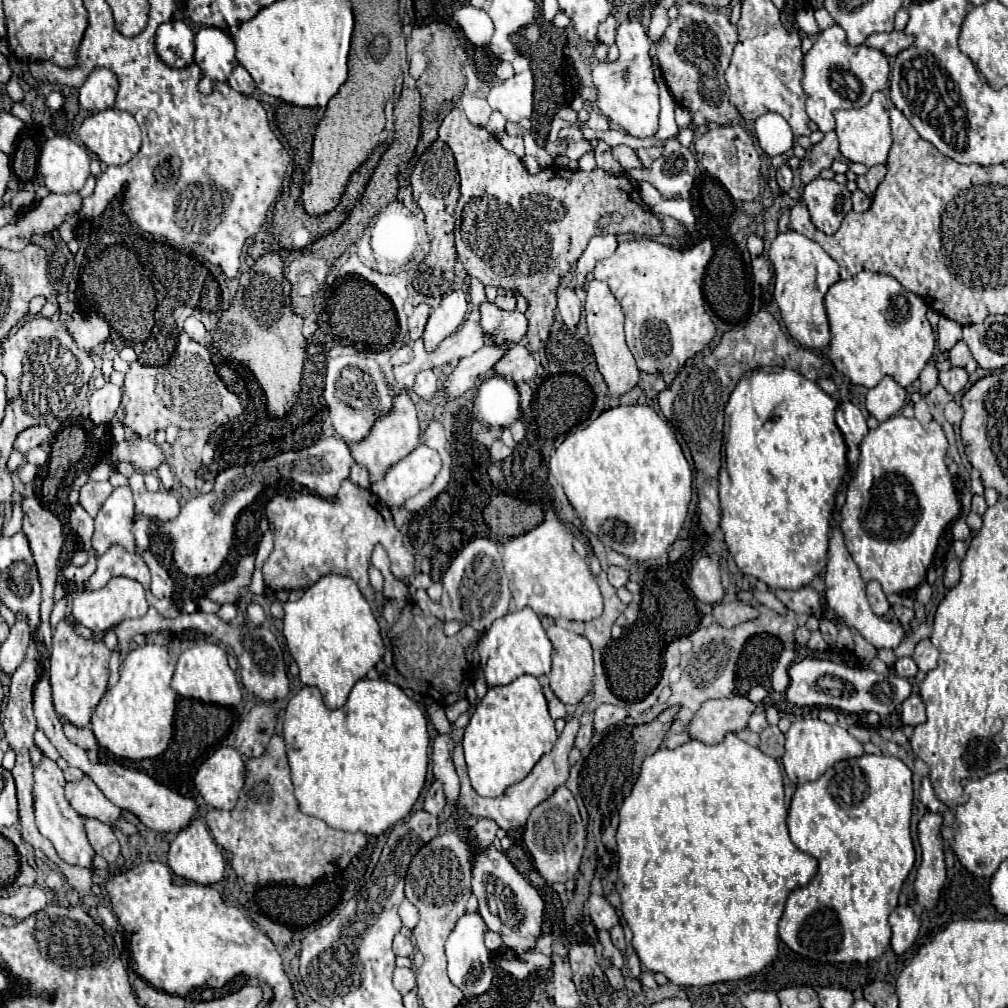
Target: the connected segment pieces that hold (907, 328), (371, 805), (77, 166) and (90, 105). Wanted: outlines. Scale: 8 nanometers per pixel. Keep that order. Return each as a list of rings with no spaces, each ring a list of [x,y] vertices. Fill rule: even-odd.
[[[860,271],[848,281],[834,283],[824,297],[824,305],[826,305],[826,313],[830,321],[830,337],[832,337],[830,353],[828,353],[830,361],[834,363],[836,371],[848,377],[854,385],[864,385],[872,389],[880,383],[884,375],[890,375],[892,379],[896,379],[900,387],[910,387],[934,353],[936,339],[926,319],[926,311],[928,311],[926,303],[918,295],[906,291],[890,275]]]
[[[360,679],[354,685],[346,705],[336,711],[330,711],[324,705],[316,687],[300,689],[286,707],[284,741],[300,811],[326,821],[334,829],[382,835],[412,811],[424,789],[430,745],[426,715],[420,705],[398,685],[384,679]]]
[[[56,135],[40,149],[38,173],[52,193],[78,193],[90,177],[90,153],[82,143]]]
[[[98,67],[88,75],[88,79],[82,83],[78,91],[80,105],[86,111],[94,111],[94,113],[110,109],[114,105],[116,91],[118,91],[116,75],[106,67]]]

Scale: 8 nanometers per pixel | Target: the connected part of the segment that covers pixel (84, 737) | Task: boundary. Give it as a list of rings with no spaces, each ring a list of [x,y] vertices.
[[[62,721],[62,729],[64,729],[64,733],[66,733],[66,737],[74,743],[74,745],[78,745],[78,747],[82,747],[82,749],[100,749],[100,745],[98,745],[98,741],[96,741],[96,737],[94,737],[94,733],[92,733],[92,729],[90,727],[74,727],[72,723],[68,723],[68,721]]]

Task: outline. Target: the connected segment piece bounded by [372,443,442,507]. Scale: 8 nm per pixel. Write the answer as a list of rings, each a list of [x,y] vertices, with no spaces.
[[[422,443],[410,455],[400,459],[400,463],[394,463],[384,473],[384,479],[372,483],[372,493],[388,507],[400,505],[426,489],[438,475],[440,467],[440,455]]]

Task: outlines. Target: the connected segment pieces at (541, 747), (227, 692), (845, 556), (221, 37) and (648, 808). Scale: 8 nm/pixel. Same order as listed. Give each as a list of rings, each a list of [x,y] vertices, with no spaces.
[[[520,675],[504,687],[490,687],[470,717],[462,739],[474,791],[482,797],[500,797],[506,787],[520,783],[534,769],[556,739],[554,719],[548,715],[542,685],[534,675]]]
[[[200,641],[192,649],[186,649],[178,657],[178,665],[172,677],[171,687],[180,697],[192,697],[204,703],[216,703],[222,707],[238,707],[242,699],[242,691],[238,687],[238,679],[234,671],[228,667],[226,651],[214,643]]]
[[[834,515],[836,519],[836,527],[832,531],[832,539],[830,539],[830,549],[828,549],[828,567],[826,567],[826,601],[828,607],[836,611],[836,615],[850,627],[854,627],[866,641],[870,641],[876,649],[896,649],[900,645],[900,641],[904,639],[904,629],[898,621],[890,621],[890,619],[882,619],[878,615],[872,613],[868,599],[866,599],[866,583],[862,581],[856,563],[852,561],[850,553],[844,547],[844,539],[842,533],[838,529],[838,521],[840,515]]]
[[[202,27],[196,35],[196,55],[198,67],[204,71],[198,89],[202,93],[212,91],[214,81],[226,81],[234,69],[234,41],[232,37],[216,27]]]
[[[734,733],[718,745],[704,745],[700,741],[688,741],[676,749],[658,749],[654,755],[646,757],[640,769],[640,775],[624,799],[619,809],[619,826],[617,828],[618,857],[618,893],[622,897],[624,917],[632,929],[632,945],[642,961],[642,965],[652,973],[664,973],[668,981],[680,987],[702,987],[718,981],[738,981],[748,975],[760,973],[766,965],[772,963],[779,946],[778,921],[784,913],[784,903],[792,889],[806,885],[816,875],[816,857],[800,851],[786,829],[786,805],[782,789],[782,773],[776,759],[764,755],[760,749],[740,741]]]

